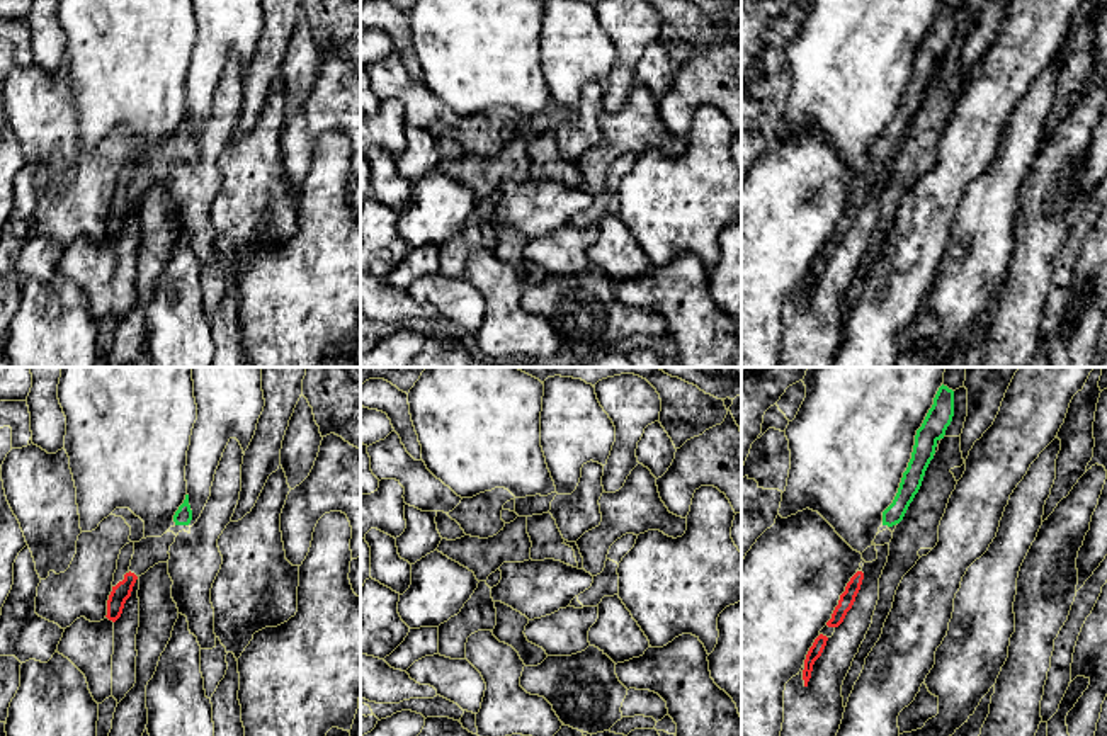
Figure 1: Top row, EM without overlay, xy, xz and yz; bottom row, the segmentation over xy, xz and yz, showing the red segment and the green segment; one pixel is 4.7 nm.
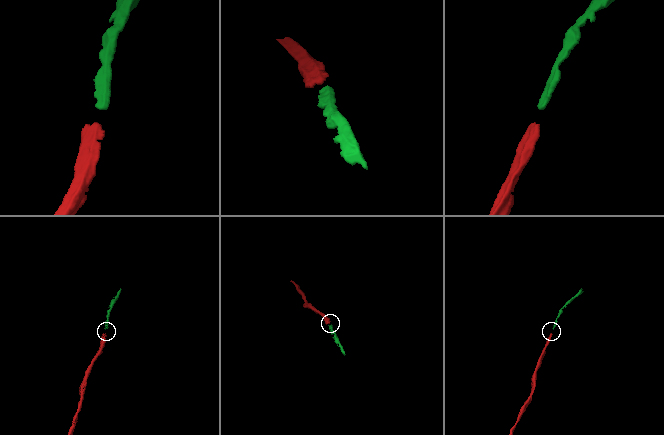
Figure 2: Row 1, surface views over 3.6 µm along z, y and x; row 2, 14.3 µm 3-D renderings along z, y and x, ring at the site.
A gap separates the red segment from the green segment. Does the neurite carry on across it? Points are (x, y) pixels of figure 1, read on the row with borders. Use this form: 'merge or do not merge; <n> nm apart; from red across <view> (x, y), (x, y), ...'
merge; 240 nm apart; from red across yz (861, 571), (883, 524)

